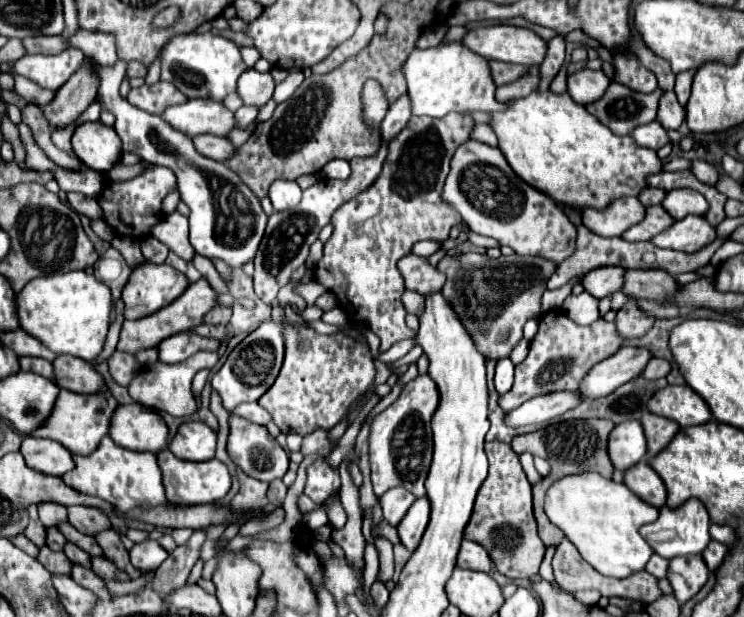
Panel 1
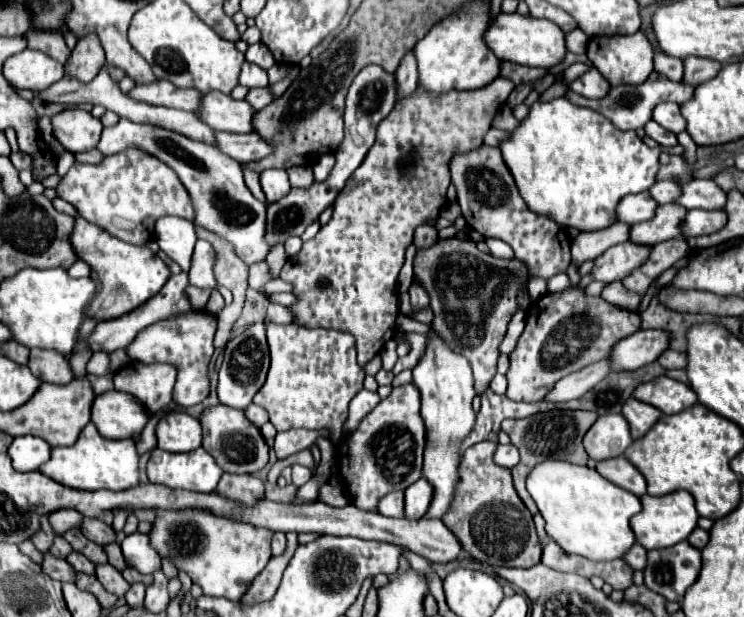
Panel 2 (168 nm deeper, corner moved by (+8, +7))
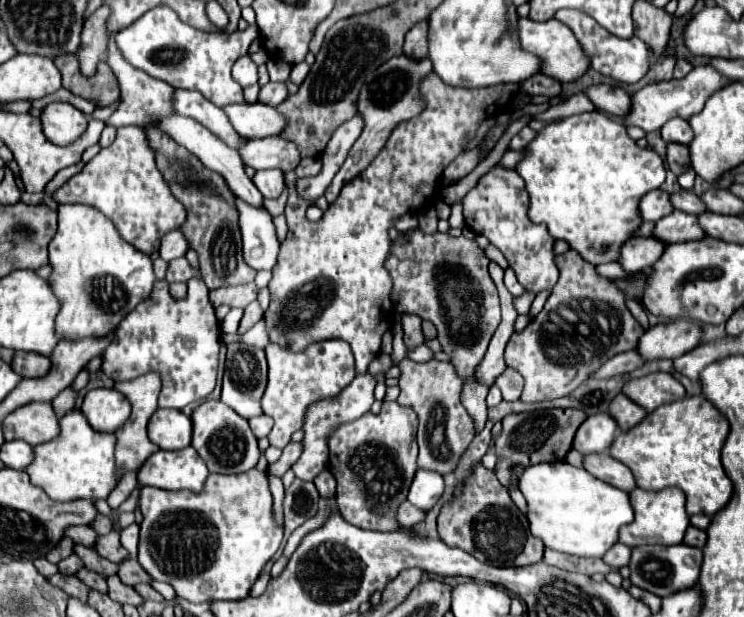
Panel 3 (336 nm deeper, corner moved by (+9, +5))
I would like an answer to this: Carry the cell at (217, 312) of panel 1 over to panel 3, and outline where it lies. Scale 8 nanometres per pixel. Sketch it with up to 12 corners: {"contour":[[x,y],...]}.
{"contour":[[256,284],[226,286],[210,292],[214,306],[246,308],[256,300]]}

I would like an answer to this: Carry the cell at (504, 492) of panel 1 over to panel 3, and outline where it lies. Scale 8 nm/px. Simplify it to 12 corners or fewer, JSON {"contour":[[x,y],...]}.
{"contour":[[482,464],[444,504],[438,534],[492,566],[540,562],[496,474]]}

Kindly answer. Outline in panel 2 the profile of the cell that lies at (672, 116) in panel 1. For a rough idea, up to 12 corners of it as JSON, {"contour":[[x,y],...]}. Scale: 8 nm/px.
{"contour":[[661,102],[653,120],[669,132],[685,130],[679,104]]}

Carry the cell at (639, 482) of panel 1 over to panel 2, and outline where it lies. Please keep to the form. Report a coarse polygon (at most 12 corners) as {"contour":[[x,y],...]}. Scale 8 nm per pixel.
{"contour":[[625,456],[599,462],[597,472],[633,492],[647,494],[643,474]]}

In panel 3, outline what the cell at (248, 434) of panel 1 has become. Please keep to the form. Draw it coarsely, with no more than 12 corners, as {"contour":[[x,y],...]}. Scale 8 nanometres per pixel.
{"contour":[[224,402],[192,412],[192,446],[210,472],[254,468],[258,442]]}

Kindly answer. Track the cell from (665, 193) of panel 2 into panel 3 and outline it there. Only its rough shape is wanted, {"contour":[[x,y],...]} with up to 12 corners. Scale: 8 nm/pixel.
{"contour":[[682,190],[672,194],[672,204],[686,214],[698,216],[706,212],[694,192]]}

